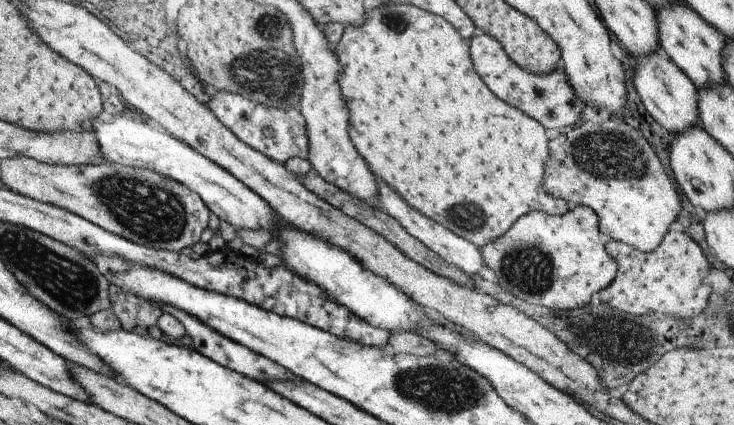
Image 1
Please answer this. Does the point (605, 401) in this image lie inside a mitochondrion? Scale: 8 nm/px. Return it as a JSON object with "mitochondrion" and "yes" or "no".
{"mitochondrion":"no"}

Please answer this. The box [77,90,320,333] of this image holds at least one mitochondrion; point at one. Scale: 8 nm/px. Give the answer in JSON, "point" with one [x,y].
{"point":[148,212]}

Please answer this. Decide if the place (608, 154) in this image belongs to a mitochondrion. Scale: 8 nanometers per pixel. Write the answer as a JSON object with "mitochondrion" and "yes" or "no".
{"mitochondrion":"yes"}

